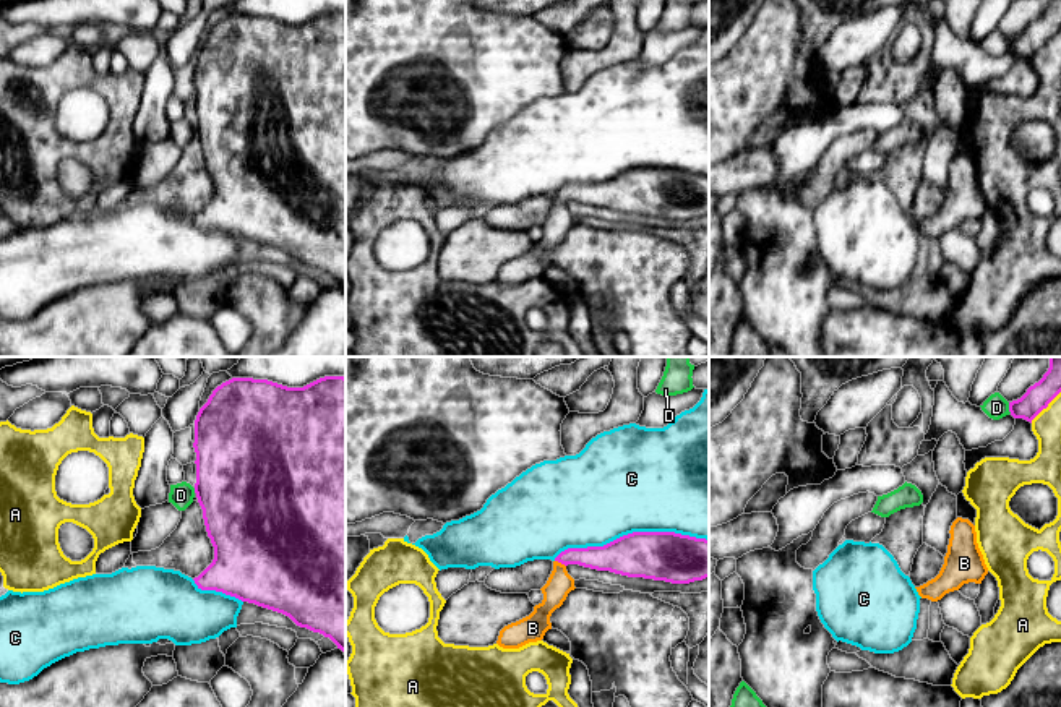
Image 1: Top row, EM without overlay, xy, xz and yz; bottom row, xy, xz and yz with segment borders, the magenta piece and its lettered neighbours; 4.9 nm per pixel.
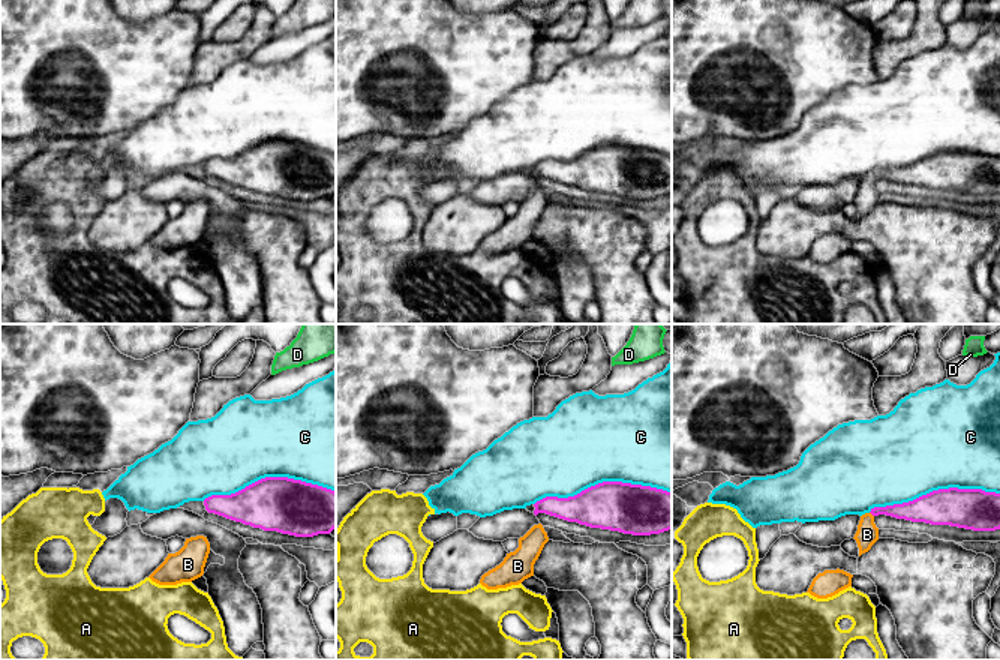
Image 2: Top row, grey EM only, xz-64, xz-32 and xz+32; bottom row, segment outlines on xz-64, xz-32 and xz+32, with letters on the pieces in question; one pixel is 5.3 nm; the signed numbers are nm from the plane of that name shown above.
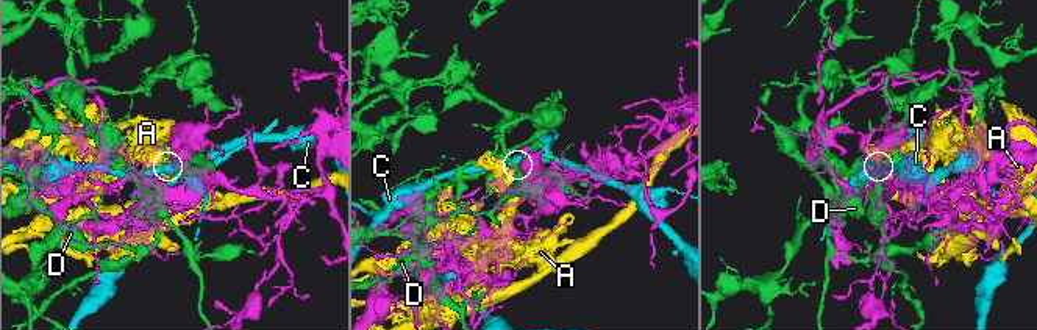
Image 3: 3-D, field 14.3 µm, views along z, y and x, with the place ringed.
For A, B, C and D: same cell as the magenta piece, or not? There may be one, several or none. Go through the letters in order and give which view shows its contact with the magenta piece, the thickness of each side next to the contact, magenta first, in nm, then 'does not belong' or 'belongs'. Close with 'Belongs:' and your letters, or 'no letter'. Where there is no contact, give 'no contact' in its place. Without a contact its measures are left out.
A: contact in yz; calibres 130 and 140 nm; does not belong
B: contact in xz; calibres 140 and 120 nm; belongs
C: contact in xz; calibres 240 and 500 nm; does not belong
D: contact in yz; calibres 130 and 120 nm; does not belong
Belongs: B

